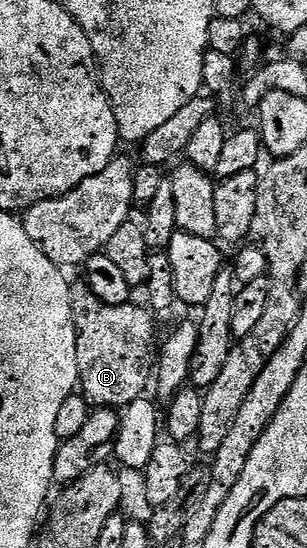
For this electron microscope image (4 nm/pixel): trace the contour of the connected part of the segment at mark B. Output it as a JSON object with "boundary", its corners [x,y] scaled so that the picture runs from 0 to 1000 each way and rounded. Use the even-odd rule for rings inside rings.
{"boundary":[[[238,515],[228,520],[228,566],[238,597],[254,597],[254,706],[287,739],[306,746],[401,746],[459,726],[489,692],[456,662],[463,644],[417,644],[417,630],[391,633],[391,615],[378,611],[378,582],[391,568],[378,568],[378,555],[336,553],[293,526]]]}

